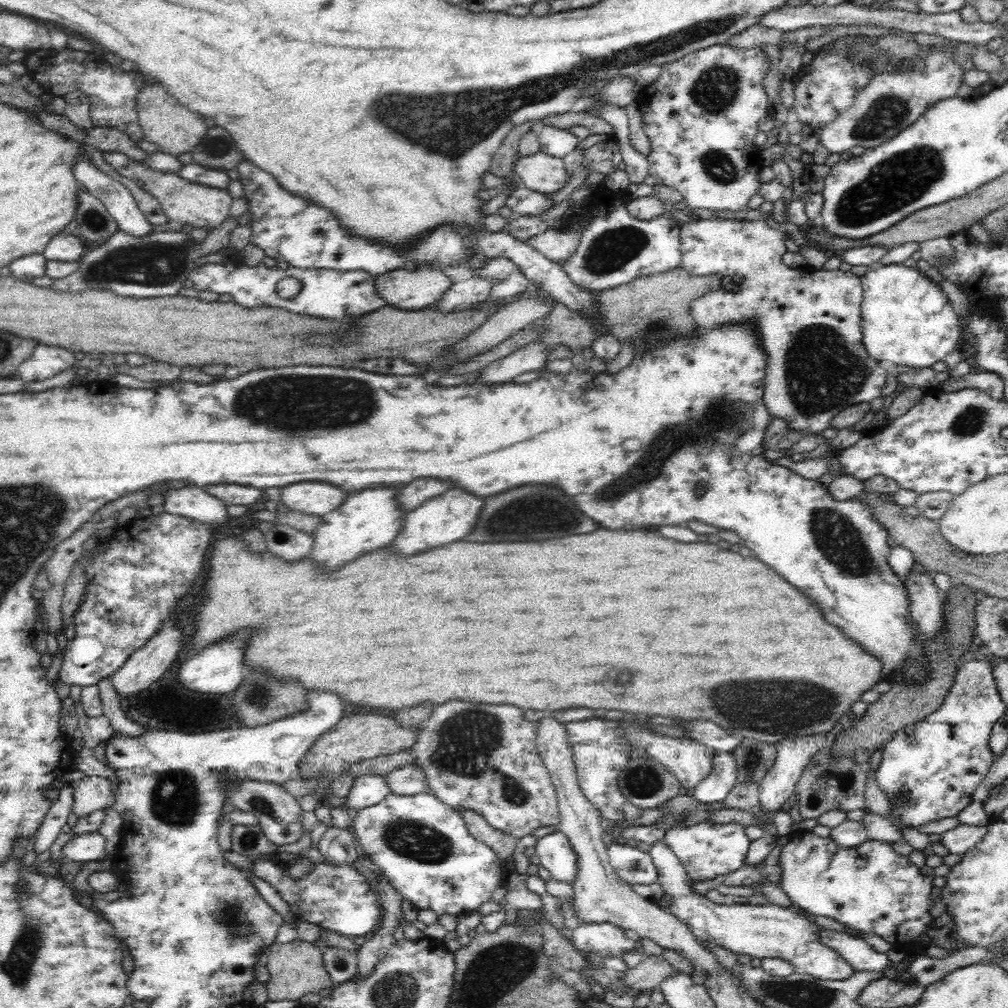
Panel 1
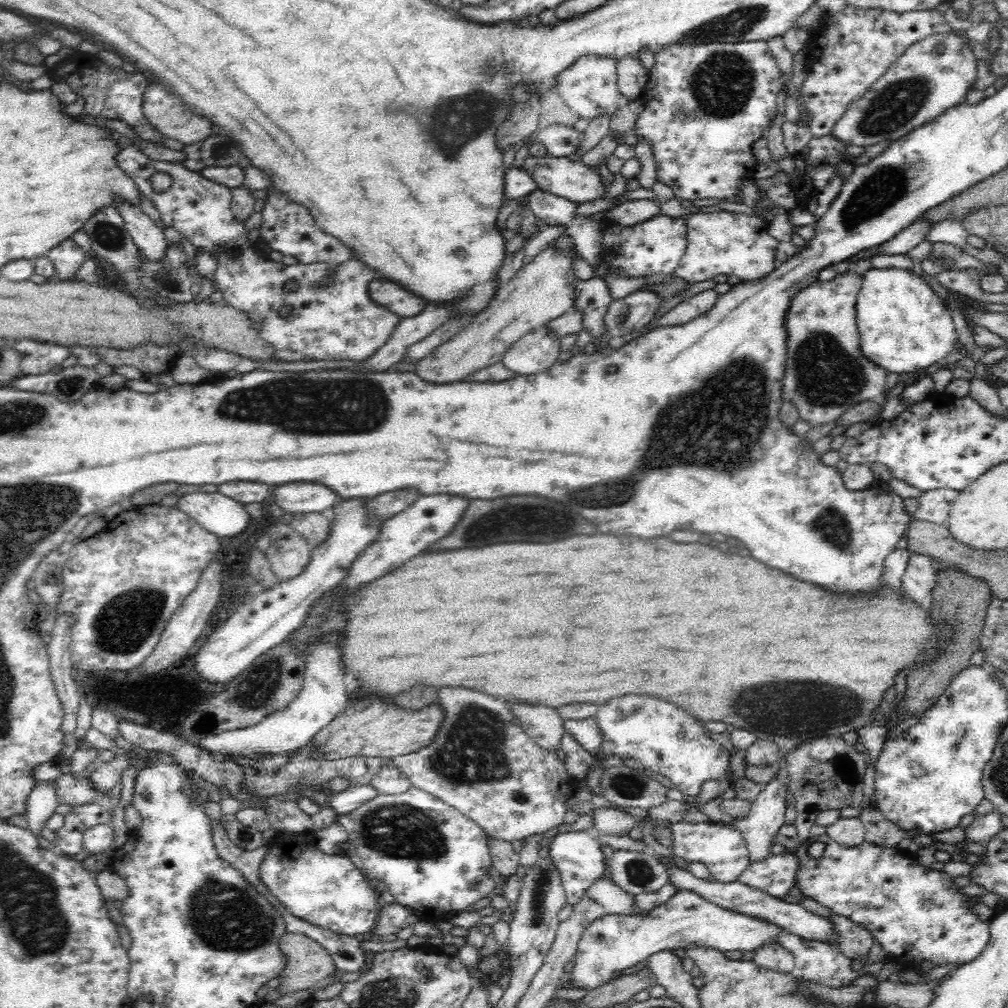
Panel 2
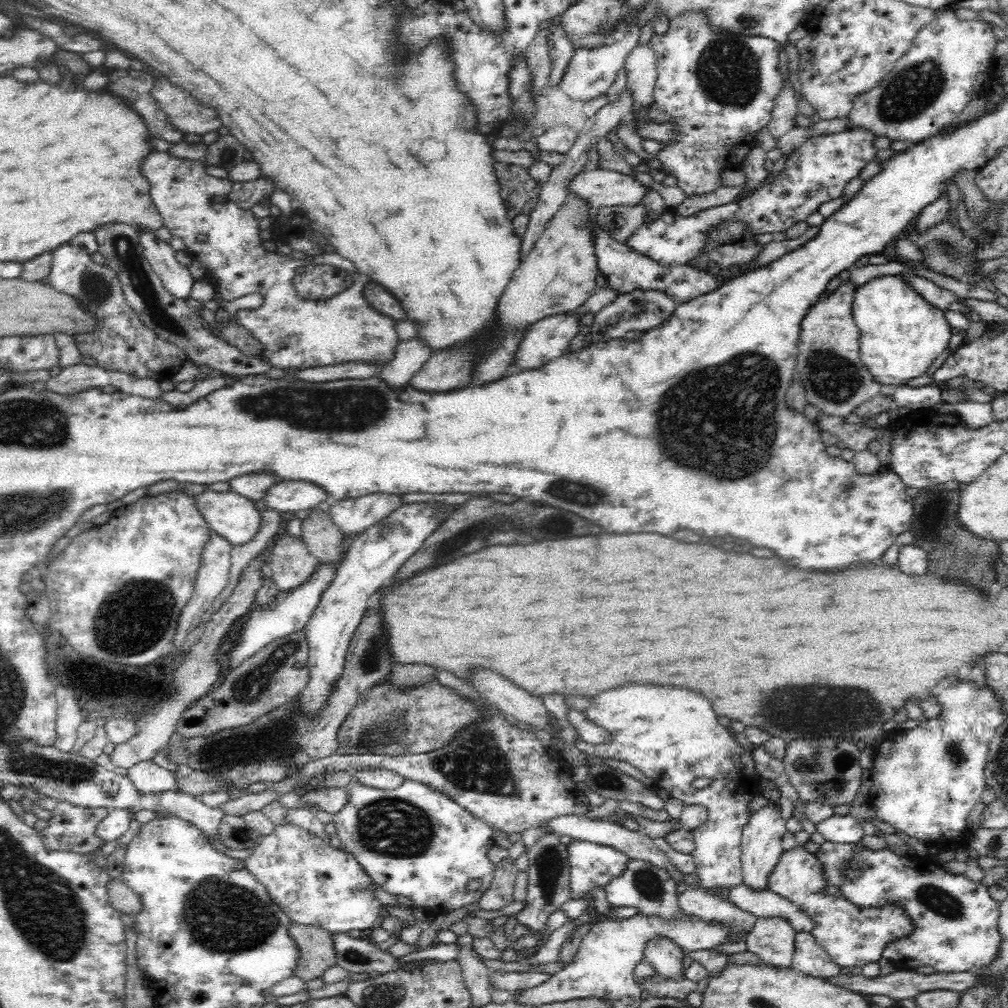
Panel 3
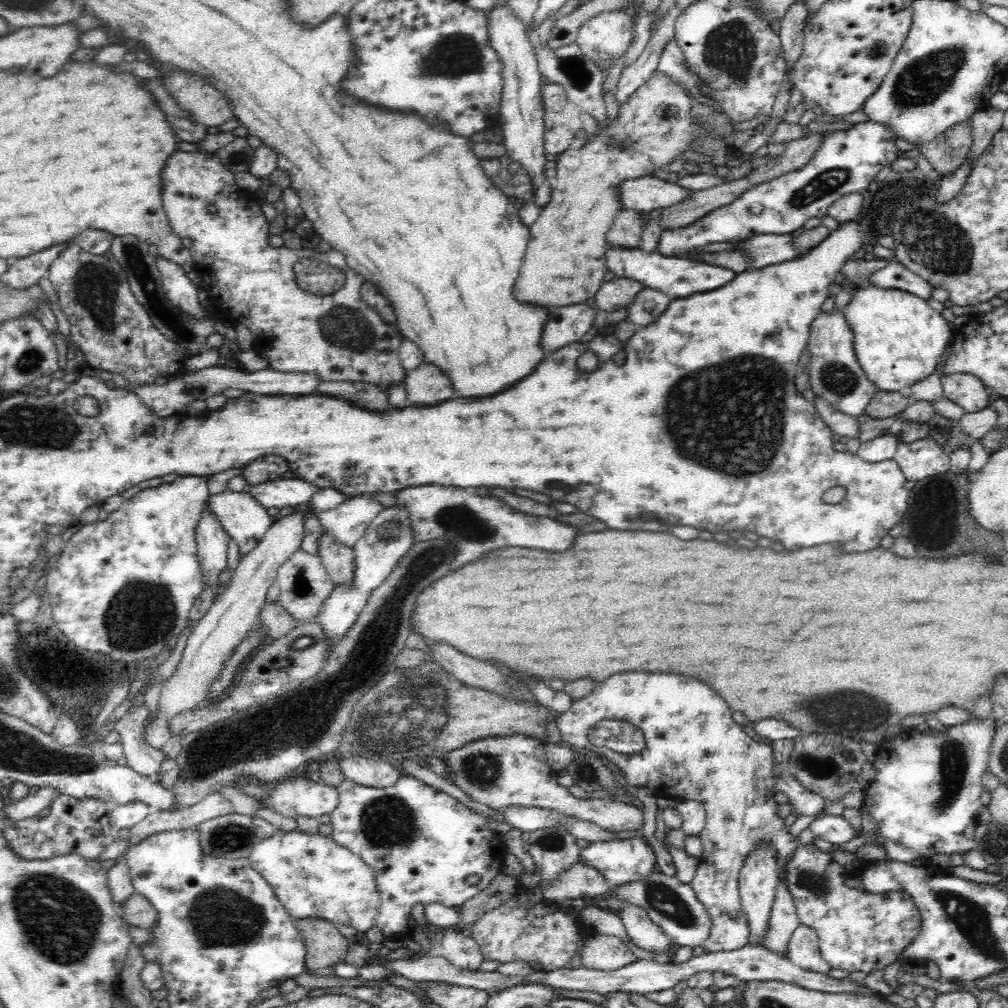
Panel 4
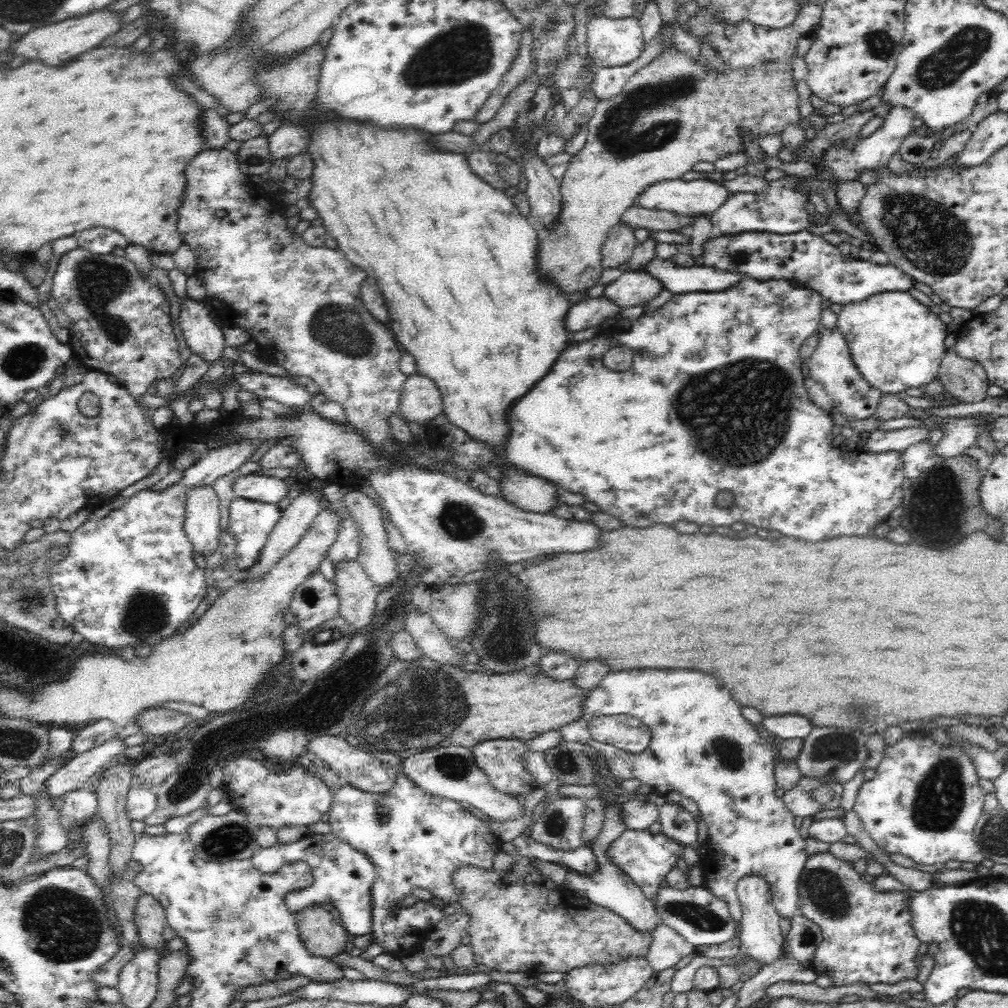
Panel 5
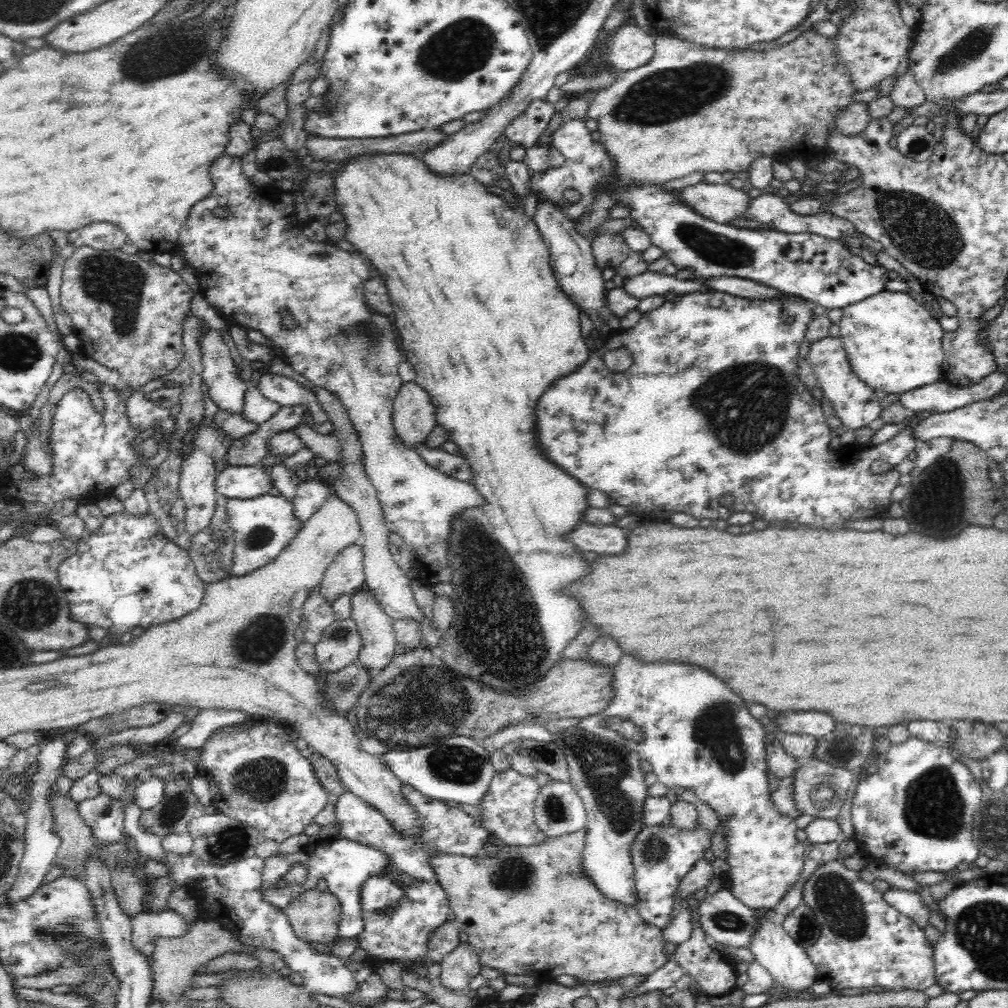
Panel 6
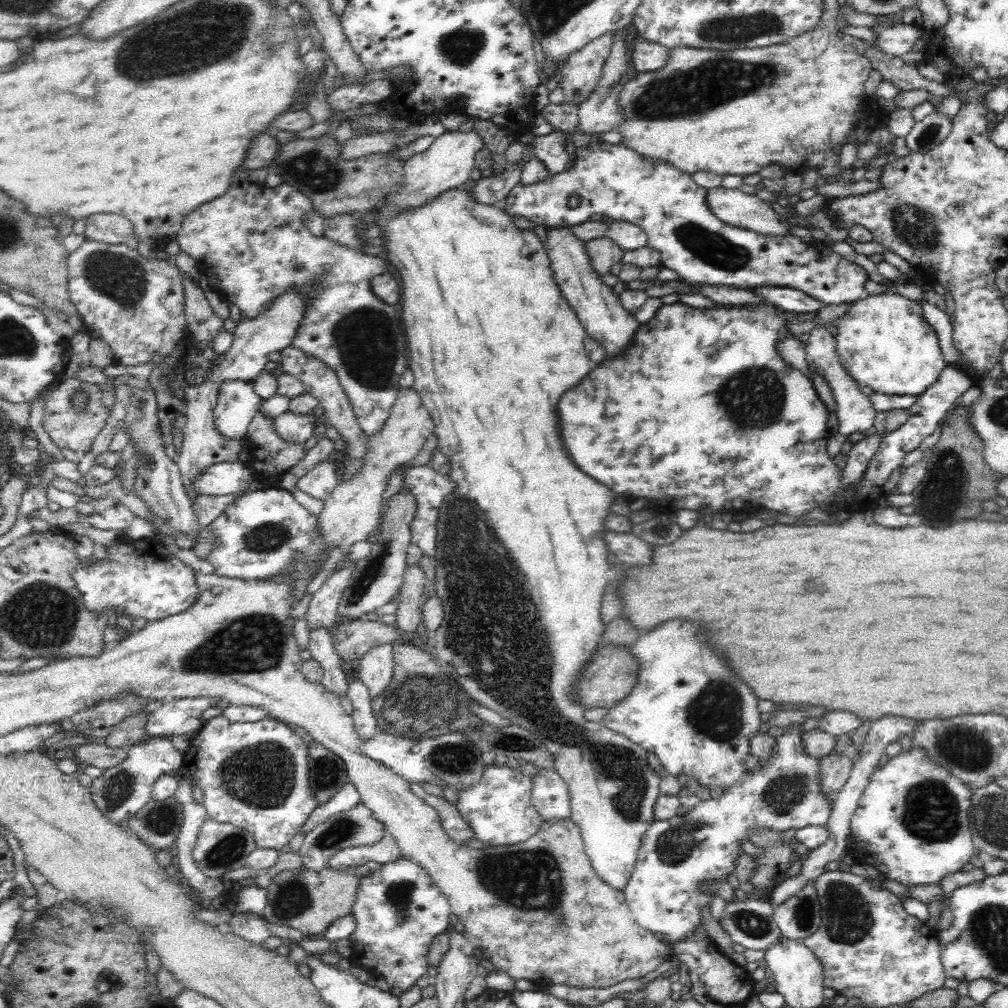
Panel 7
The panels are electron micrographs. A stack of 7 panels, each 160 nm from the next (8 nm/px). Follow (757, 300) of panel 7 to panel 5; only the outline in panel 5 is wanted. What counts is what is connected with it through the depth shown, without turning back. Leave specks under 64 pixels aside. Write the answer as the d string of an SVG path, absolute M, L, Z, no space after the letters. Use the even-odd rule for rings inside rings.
M626 270L618 280L604 285L602 296L622 310L648 302L662 289L662 283L654 276L646 272Z

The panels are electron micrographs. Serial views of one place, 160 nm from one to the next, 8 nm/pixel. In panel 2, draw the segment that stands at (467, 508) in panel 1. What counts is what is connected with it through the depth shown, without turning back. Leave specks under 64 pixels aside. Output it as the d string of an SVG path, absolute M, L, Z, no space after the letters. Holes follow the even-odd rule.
M456 494L422 495L414 504L401 513L386 519L381 526L381 533L353 562L349 573L343 579L350 592L354 592L360 584L366 584L374 578L382 578L390 570L396 570L406 560L422 554L430 544L448 536L456 528L469 507L469 499Z

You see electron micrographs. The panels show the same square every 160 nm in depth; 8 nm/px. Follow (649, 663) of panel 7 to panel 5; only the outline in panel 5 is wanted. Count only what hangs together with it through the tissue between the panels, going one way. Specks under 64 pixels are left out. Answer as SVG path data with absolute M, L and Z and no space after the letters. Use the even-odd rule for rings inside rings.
M622 670L610 672L598 683L583 702L582 717L578 721L562 726L562 741L590 745L596 749L596 742L590 736L588 724L598 717L629 715L639 719L651 731L651 742L640 754L618 752L620 768L610 768L612 776L619 781L637 778L641 784L651 786L652 792L667 795L678 792L691 798L699 806L701 818L706 823L708 835L703 866L702 887L726 903L728 915L736 921L738 934L722 944L699 946L696 954L713 959L732 959L740 954L741 940L739 922L743 917L737 895L737 882L746 874L761 874L769 883L773 905L780 918L790 919L798 914L798 878L808 854L805 849L804 831L794 826L795 817L786 809L782 797L776 795L775 748L771 741L763 740L755 726L740 716L740 706L732 700L730 692L718 684L716 678L706 676L698 670Z

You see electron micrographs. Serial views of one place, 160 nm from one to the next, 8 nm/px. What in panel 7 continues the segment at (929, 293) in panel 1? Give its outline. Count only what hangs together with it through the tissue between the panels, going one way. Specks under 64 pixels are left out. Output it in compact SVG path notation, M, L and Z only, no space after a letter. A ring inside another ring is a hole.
M899 293L864 296L851 303L836 326L838 331L835 337L836 347L842 366L849 371L856 382L861 386L870 386L875 393L898 396L922 394L938 380L942 369L948 366L942 355L937 332L926 321L922 312L920 303Z

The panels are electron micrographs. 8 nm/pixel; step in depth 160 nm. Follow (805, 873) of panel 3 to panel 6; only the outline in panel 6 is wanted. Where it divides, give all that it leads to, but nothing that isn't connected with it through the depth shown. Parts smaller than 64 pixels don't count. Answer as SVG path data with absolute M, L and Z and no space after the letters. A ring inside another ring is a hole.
M840 859L822 863L822 866L818 866L818 868L804 880L804 886L802 886L802 902L814 912L814 916L821 926L820 938L811 947L806 949L809 960L816 968L818 981L828 982L830 988L840 988L840 990L844 990L844 988L872 988L872 986L880 986L882 990L890 991L904 989L923 991L924 988L928 988L928 986L934 984L935 963L933 960L933 949L924 936L924 931L917 924L914 924L912 919L900 914L898 910L890 906L889 903L883 899L882 894L883 892L874 889L872 883L864 882L859 871L850 870Z

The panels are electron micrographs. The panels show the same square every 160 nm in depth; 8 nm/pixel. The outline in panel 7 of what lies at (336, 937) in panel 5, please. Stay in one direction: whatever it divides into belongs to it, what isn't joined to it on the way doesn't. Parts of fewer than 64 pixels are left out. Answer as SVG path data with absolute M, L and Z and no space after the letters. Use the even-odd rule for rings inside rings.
M325 868L322 872L306 869L284 870L267 886L267 905L262 917L268 923L293 928L308 938L322 936L337 919L350 915L355 903L359 877Z

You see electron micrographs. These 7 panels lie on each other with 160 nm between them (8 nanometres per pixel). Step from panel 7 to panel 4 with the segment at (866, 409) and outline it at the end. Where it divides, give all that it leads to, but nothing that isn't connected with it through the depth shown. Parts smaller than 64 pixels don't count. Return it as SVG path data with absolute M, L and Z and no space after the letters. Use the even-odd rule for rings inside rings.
M843 309L820 312L810 323L807 352L810 353L808 368L809 388L815 397L830 403L836 410L848 416L864 415L867 404L872 400L877 388L866 376L857 361L854 349L854 332L845 322Z

